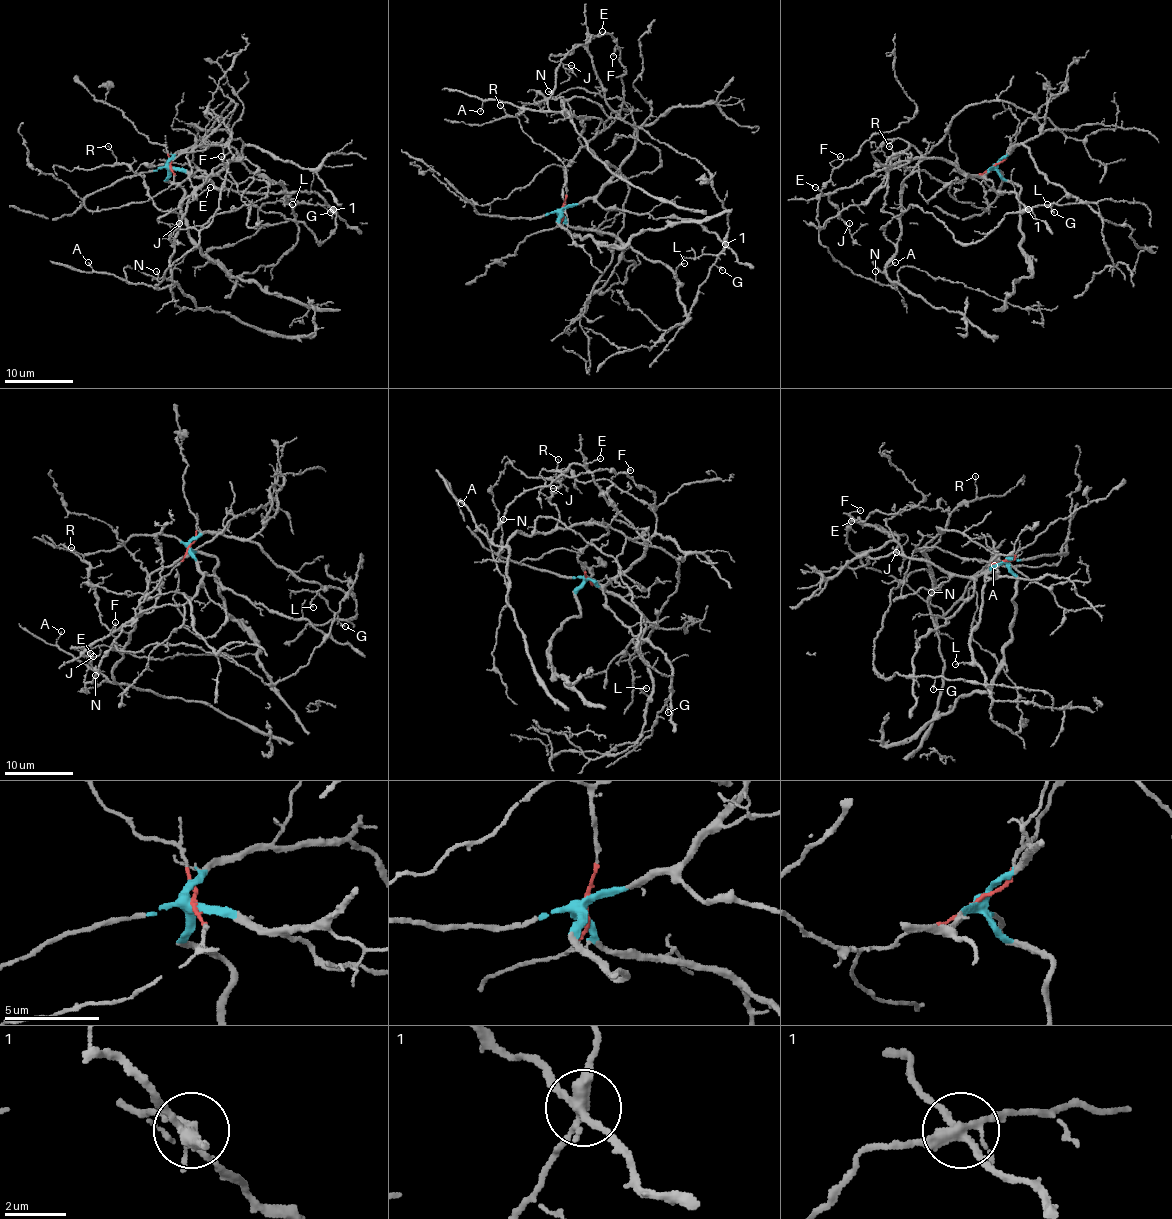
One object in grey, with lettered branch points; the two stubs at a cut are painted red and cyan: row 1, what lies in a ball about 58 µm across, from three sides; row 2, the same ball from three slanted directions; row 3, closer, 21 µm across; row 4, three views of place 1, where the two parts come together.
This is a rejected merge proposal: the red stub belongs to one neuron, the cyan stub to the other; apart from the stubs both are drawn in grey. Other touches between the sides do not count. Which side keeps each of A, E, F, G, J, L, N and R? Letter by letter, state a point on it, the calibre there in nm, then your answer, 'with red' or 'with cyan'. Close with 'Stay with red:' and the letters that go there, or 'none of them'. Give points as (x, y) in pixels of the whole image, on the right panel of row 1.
A: at (895, 262); 100 nm thick; with red
E: at (815, 187); 100 nm thick; with cyan
F: at (840, 156); 90 nm thick; with red
G: at (1054, 212); 120 nm thick; with red
J: at (849, 223); 130 nm thick; with cyan
L: at (1047, 204); 120 nm thick; with cyan
N: at (875, 271); 100 nm thick; with red
R: at (889, 146); 100 nm thick; with red
Stay with red: A, F, G, N, R

